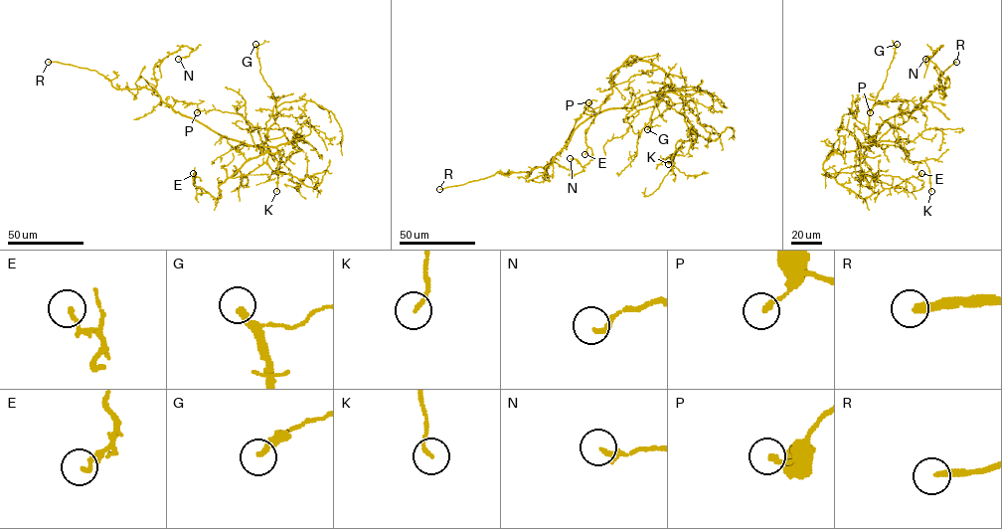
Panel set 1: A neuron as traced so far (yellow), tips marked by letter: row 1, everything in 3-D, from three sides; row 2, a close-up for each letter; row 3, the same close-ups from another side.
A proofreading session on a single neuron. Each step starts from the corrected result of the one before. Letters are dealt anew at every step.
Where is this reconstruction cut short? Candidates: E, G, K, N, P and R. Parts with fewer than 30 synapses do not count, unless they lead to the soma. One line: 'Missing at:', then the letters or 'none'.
Missing at: G, R

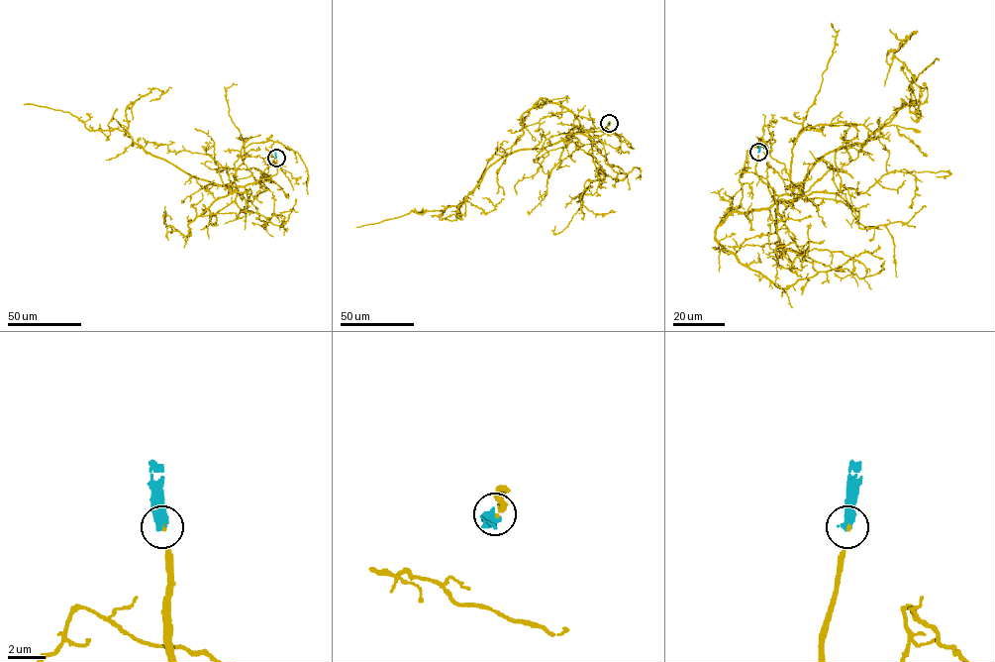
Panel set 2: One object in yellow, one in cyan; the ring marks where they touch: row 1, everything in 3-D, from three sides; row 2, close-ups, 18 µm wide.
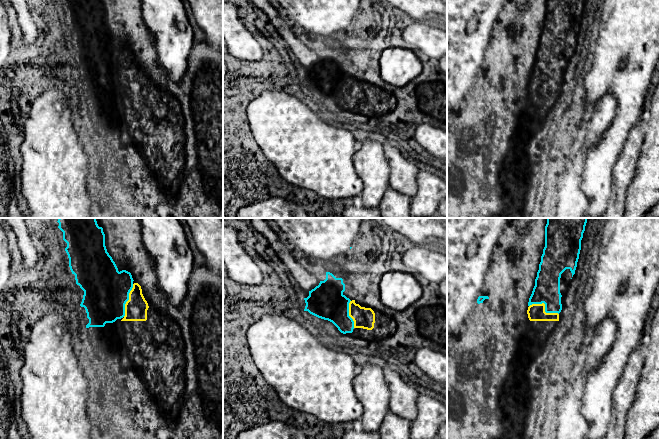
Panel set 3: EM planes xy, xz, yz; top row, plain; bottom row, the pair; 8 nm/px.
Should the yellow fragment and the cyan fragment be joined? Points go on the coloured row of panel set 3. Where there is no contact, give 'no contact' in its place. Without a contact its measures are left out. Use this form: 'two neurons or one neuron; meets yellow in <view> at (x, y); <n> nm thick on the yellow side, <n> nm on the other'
one neuron; meets yellow in yz at (544, 307); 140 nm thick on the yellow side, 200 nm on the other

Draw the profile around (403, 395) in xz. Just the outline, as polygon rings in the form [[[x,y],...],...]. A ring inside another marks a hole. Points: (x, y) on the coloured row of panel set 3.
[[[383,368],[384,380],[390,390],[389,410],[412,421],[417,417],[416,401],[420,395],[404,373],[398,368]]]

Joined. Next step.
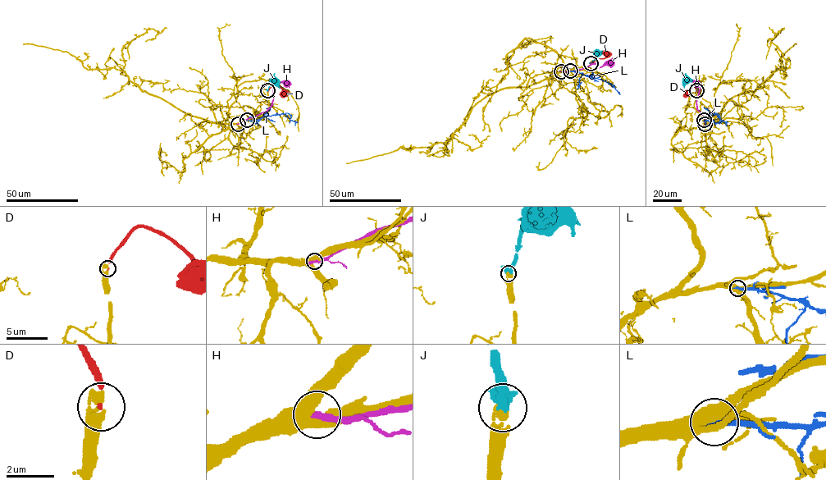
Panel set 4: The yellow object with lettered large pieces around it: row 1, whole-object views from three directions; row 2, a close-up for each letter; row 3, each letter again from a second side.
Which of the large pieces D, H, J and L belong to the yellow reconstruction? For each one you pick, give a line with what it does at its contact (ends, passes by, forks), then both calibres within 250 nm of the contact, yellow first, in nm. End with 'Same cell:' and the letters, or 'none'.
J: it ends | 320/600 nm
Same cell: J

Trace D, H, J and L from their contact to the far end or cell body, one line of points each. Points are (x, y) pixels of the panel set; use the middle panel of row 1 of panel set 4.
D: (591, 63), (606, 57), (605, 50)
H: (560, 71), (577, 70), (595, 63), (600, 67), (612, 57)
J: (590, 63), (602, 51)
L: (570, 71), (601, 79), (618, 92)

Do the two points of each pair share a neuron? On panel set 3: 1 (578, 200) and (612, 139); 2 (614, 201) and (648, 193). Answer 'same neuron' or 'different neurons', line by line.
1: different neurons
2: different neurons

